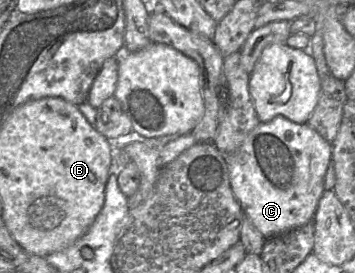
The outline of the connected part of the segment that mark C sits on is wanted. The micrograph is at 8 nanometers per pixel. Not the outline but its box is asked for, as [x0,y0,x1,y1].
[225,116,332,239]

